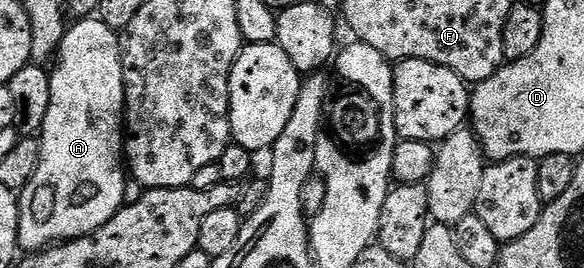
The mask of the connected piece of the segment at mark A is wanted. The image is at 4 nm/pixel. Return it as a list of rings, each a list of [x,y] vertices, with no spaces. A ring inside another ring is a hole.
[[[92,16],[74,23],[75,27],[68,29],[63,35],[63,43],[59,45],[57,57],[53,62],[51,76],[51,95],[49,96],[49,116],[45,116],[45,124],[41,131],[41,160],[37,164],[37,172],[33,172],[33,180],[23,190],[18,191],[19,199],[19,246],[27,252],[38,252],[47,249],[61,242],[69,242],[73,238],[80,238],[86,234],[92,234],[97,228],[101,228],[105,223],[122,210],[124,204],[125,184],[128,182],[128,175],[125,173],[125,111],[123,101],[125,100],[125,88],[123,87],[123,65],[119,55],[120,35],[116,31],[110,30],[98,17]]]

